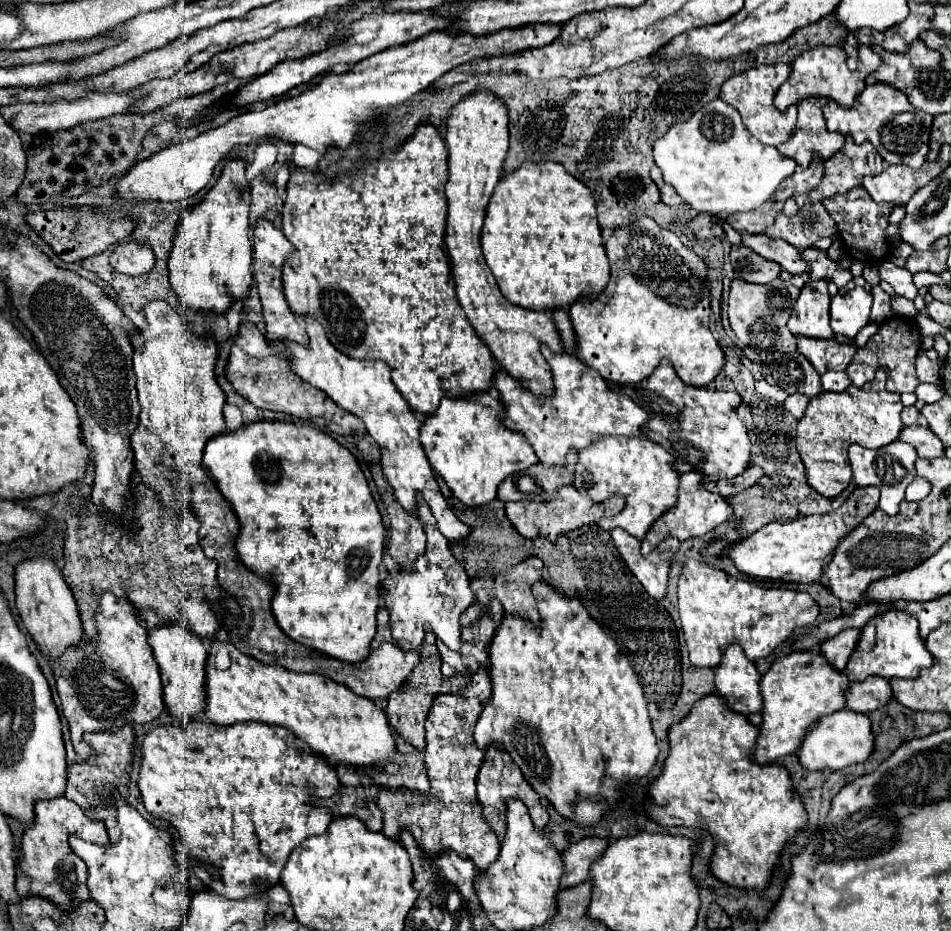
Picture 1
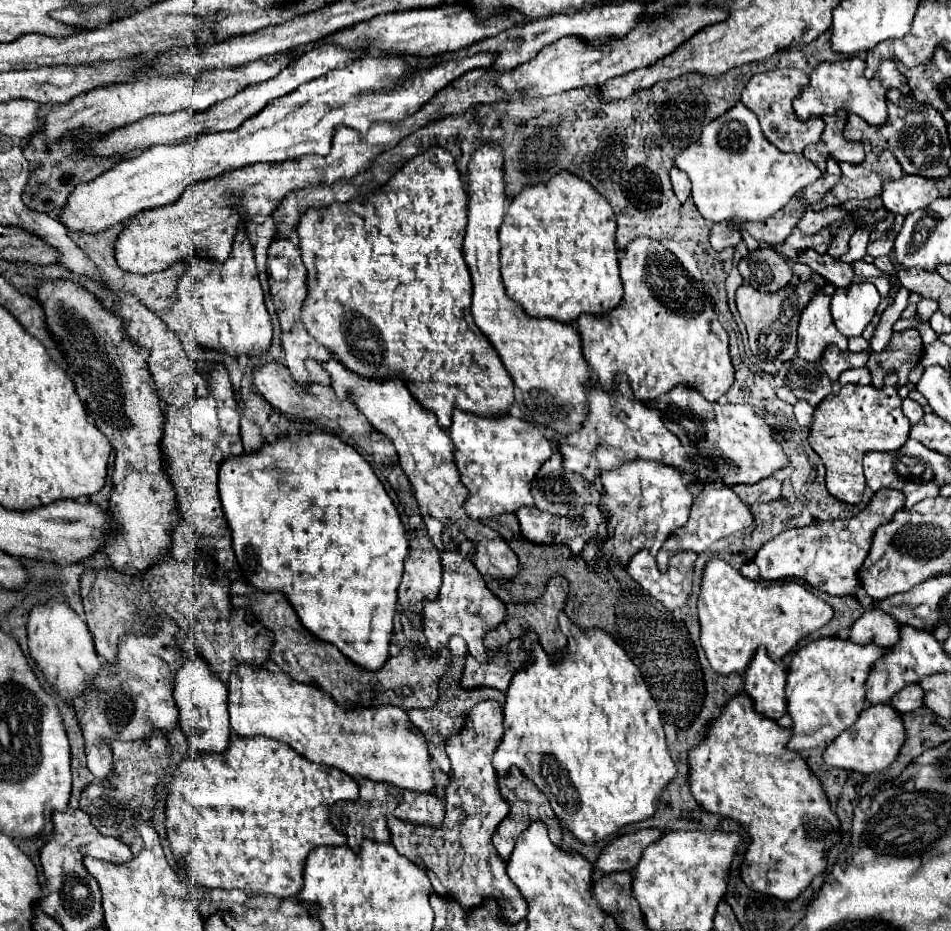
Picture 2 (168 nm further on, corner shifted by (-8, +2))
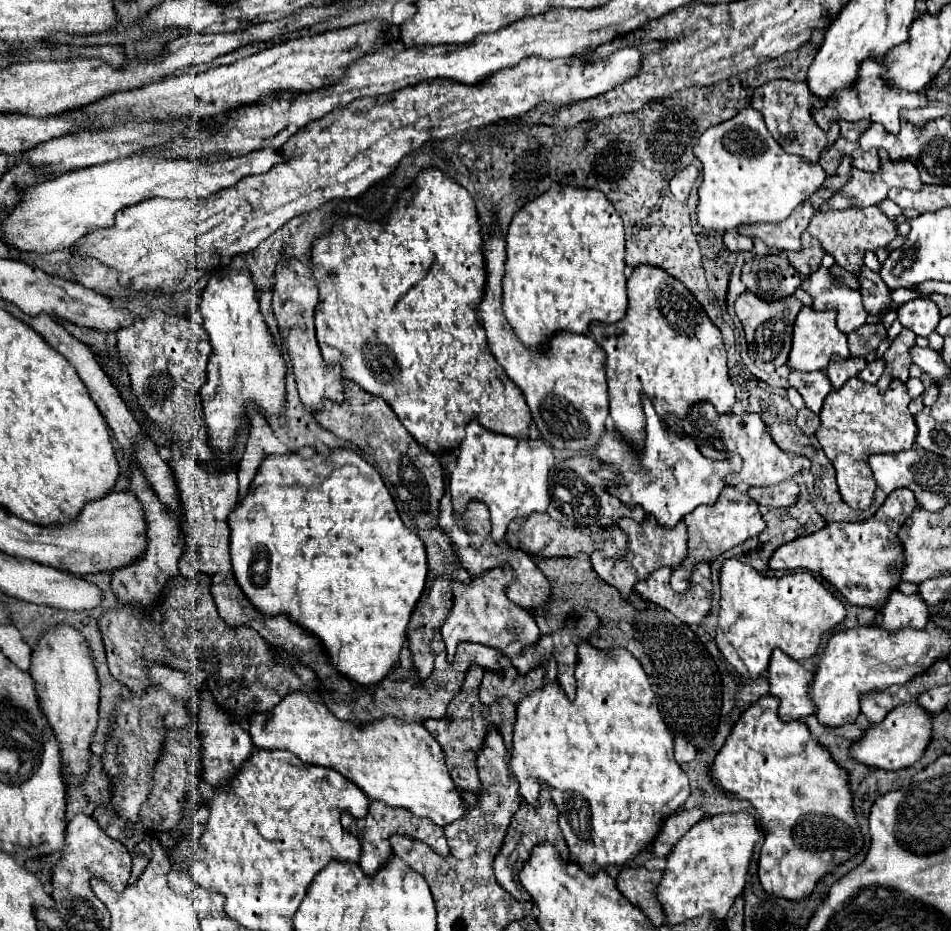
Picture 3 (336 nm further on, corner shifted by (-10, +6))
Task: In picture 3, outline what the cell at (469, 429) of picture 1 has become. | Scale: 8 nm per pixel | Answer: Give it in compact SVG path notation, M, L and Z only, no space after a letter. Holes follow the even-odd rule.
M479 423L467 425L467 437L459 445L457 469L449 475L449 493L453 499L453 511L459 515L465 511L471 499L481 501L491 511L493 541L503 541L507 527L517 517L529 517L531 513L545 513L549 499L549 471L553 469L553 451L543 441L517 441L507 435L499 435L483 429Z

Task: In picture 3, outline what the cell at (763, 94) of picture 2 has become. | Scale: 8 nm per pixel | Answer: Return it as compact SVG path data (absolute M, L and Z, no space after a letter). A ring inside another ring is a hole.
M771 81L755 89L751 99L751 107L757 109L765 117L765 125L775 137L775 141L791 155L799 155L811 163L819 163L823 149L833 145L839 139L839 125L833 121L829 131L823 131L811 117L811 109L815 107L817 97L807 89L805 83L795 81Z

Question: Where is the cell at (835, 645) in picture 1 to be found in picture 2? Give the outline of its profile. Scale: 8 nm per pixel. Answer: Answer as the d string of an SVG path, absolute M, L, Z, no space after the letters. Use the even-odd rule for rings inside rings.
M871 609L863 613L851 627L849 641L855 641L859 645L877 645L877 647L889 647L897 643L899 623L893 621L889 615L885 615L879 609Z

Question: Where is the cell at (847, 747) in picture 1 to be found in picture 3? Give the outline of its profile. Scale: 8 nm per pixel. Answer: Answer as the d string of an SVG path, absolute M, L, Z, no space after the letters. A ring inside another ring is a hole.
M907 703L889 711L883 723L869 725L865 729L863 739L853 745L851 757L871 767L879 767L885 771L899 771L899 769L911 767L915 761L923 757L927 745L931 743L931 733L933 733L931 713L921 709L921 705L917 703Z

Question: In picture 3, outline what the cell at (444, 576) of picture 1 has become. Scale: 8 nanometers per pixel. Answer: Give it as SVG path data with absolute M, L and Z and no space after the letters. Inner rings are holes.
M505 565L481 577L473 577L469 585L457 583L453 587L453 595L455 595L453 609L441 629L449 657L455 657L457 645L461 641L471 641L471 643L481 643L487 647L501 649L507 657L517 657L523 653L525 647L531 647L539 641L541 631L535 623L535 617L527 609L509 601L505 595L505 587L509 587L513 579L515 579L513 569Z

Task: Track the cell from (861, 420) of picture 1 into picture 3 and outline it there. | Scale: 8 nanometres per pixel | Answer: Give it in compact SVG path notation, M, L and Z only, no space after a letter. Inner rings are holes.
M849 379L841 389L837 391L831 391L827 397L825 397L825 403L823 403L823 409L819 413L821 417L821 427L817 429L815 437L819 439L825 455L831 459L835 471L837 471L837 485L839 485L839 491L841 491L841 497L843 501L853 507L853 509L867 509L873 501L873 493L877 489L877 483L875 483L875 477L869 469L869 455L873 453L899 453L899 451L907 451L915 445L915 419L913 415L909 413L907 405L909 405L911 397L907 393L907 387L899 381L899 379L893 379L887 393L881 395L879 389L871 383L863 383L861 379Z

